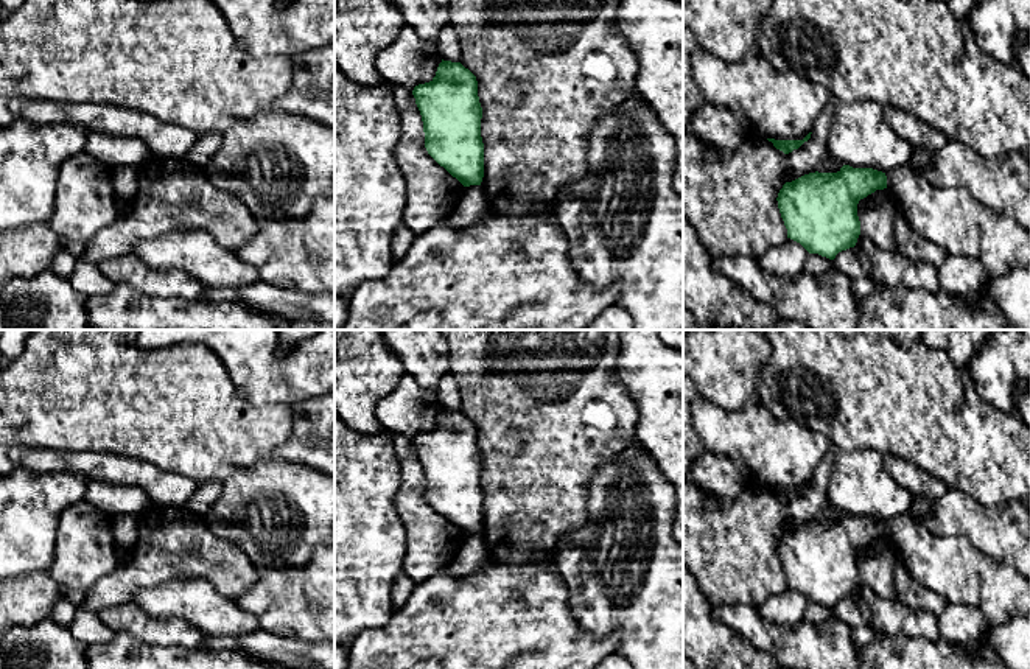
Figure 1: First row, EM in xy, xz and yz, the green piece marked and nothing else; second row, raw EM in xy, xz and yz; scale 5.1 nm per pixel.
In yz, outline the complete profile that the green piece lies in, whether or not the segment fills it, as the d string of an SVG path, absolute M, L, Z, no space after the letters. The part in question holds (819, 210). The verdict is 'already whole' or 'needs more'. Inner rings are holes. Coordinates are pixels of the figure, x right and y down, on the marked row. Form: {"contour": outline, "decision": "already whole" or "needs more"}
{"contour": "M843 165L837 173L809 173L786 182L778 193L778 208L787 238L809 254L829 260L854 247L860 235L857 204L887 188L887 176L873 168Z", "decision": "already whole"}

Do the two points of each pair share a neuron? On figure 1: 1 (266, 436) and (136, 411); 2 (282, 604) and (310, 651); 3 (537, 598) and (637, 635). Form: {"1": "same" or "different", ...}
{"1": "same", "2": "different", "3": "different"}

